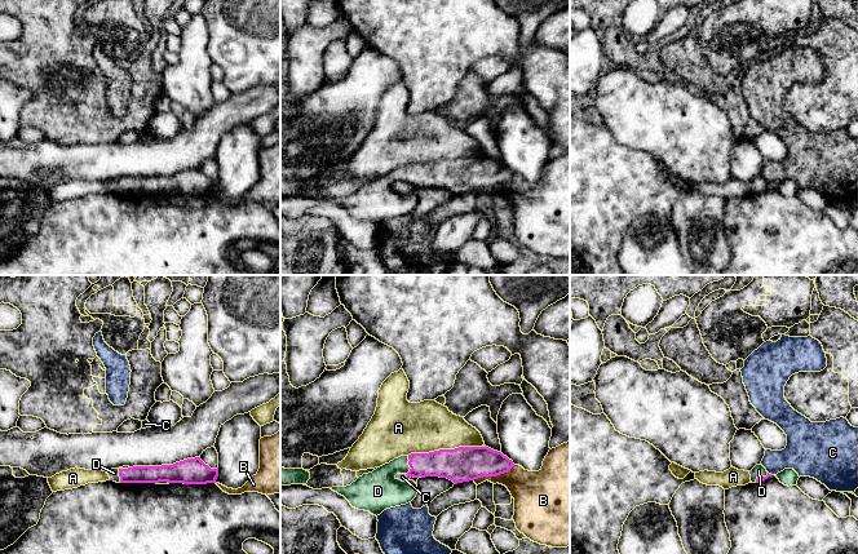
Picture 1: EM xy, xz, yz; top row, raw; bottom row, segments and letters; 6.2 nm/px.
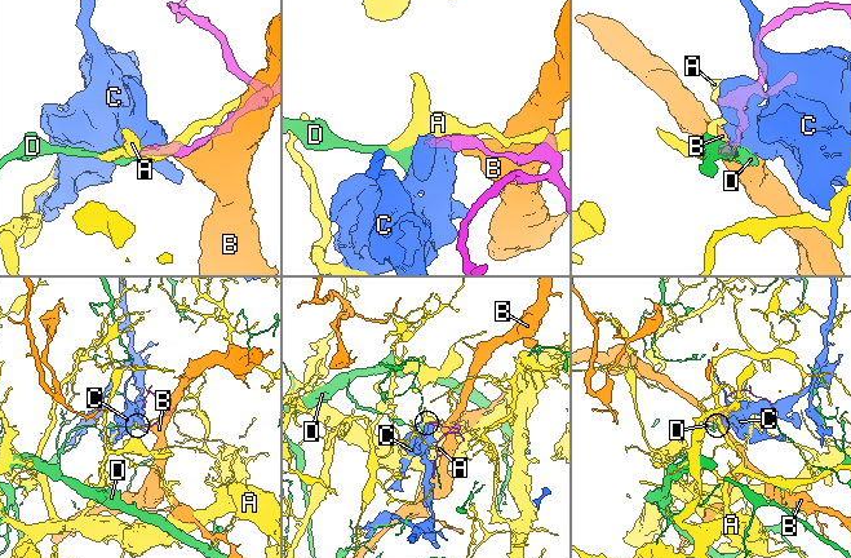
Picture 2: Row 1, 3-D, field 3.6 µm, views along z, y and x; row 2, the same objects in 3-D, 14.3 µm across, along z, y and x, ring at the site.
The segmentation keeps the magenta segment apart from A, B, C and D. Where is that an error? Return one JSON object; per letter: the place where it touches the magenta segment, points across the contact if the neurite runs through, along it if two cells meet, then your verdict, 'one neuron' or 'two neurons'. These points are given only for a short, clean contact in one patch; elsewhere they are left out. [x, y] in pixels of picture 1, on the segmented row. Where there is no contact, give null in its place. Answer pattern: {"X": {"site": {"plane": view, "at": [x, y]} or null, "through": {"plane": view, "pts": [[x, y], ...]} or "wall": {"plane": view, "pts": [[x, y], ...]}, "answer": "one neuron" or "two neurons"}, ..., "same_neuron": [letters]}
{"A": {"site": {"plane": "xz", "at": [443, 450]}, "answer": "two neurons"}, "B": {"site": {"plane": "xz", "at": [494, 475]}, "answer": "two neurons"}, "C": {"site": {"plane": "xz", "at": [407, 475]}, "answer": "two neurons"}, "D": {"site": {"plane": "xy", "at": [119, 471]}, "answer": "one neuron"}, "same_neuron": ["D"]}

